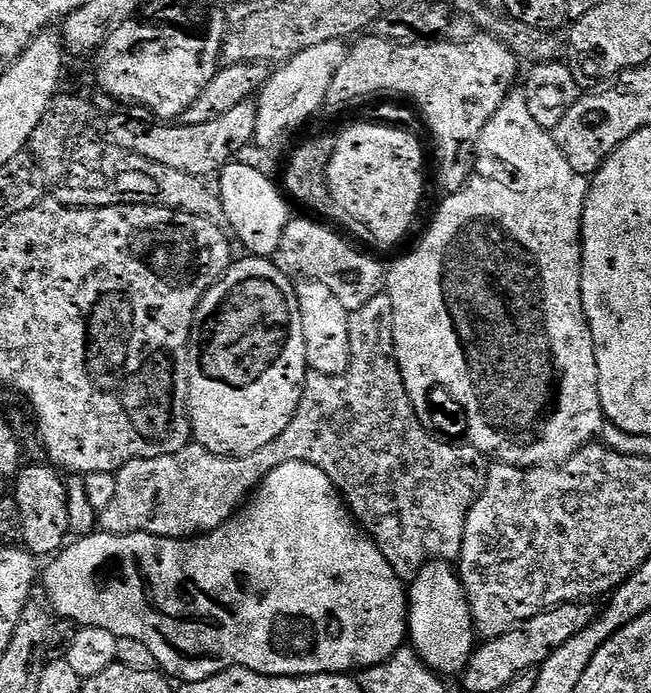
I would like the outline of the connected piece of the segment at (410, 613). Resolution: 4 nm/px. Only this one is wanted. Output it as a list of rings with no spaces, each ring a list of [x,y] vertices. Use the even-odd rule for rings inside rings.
[[[425,566],[415,573],[416,581],[406,592],[406,636],[421,656],[423,667],[436,674],[463,673],[474,651],[474,625],[468,611],[463,587],[455,575],[448,576],[444,566]]]

